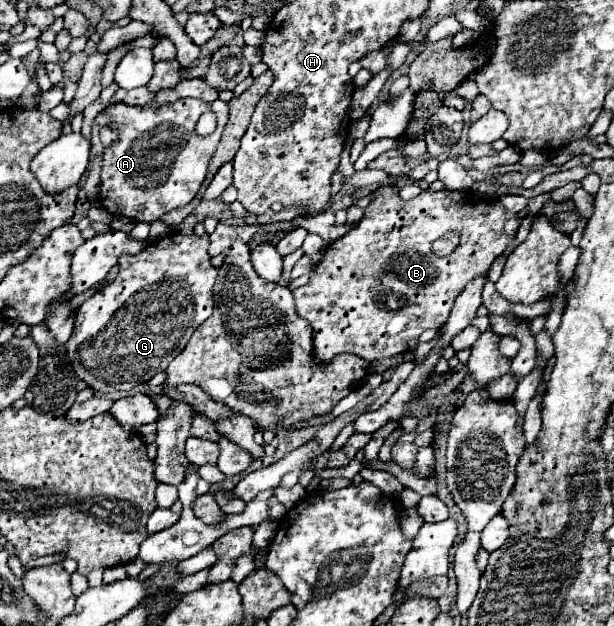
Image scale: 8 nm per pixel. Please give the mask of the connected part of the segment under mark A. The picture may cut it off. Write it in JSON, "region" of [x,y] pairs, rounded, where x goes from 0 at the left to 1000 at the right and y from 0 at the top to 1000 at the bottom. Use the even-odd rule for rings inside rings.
{"region":[[[295,157],[285,166],[269,166],[252,176],[194,163],[168,179],[184,188],[178,201],[194,208],[194,227],[168,246],[161,319],[184,345],[207,345],[220,355],[252,355],[262,351],[269,339],[295,332],[321,313],[344,246],[370,198],[373,169],[363,160],[337,166],[318,157]],[[337,173],[353,182],[353,204],[337,217],[324,217],[318,198]]]}

